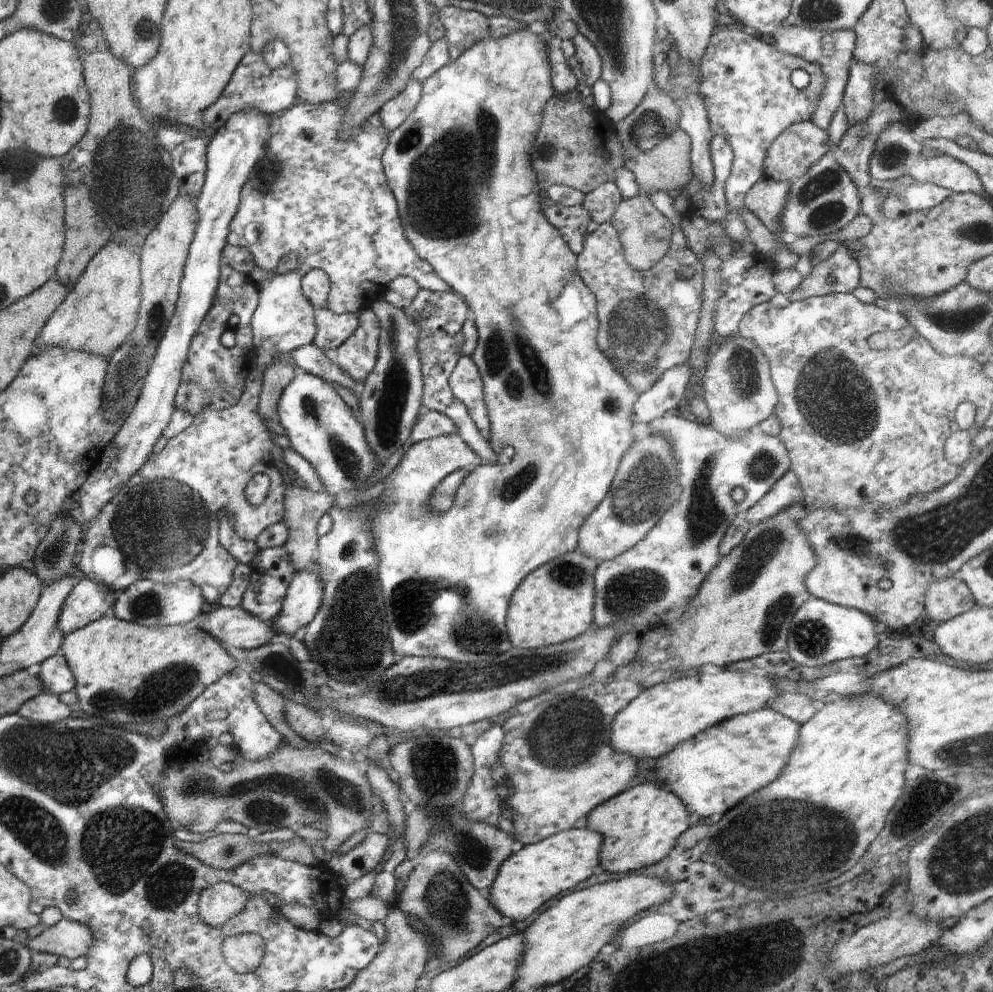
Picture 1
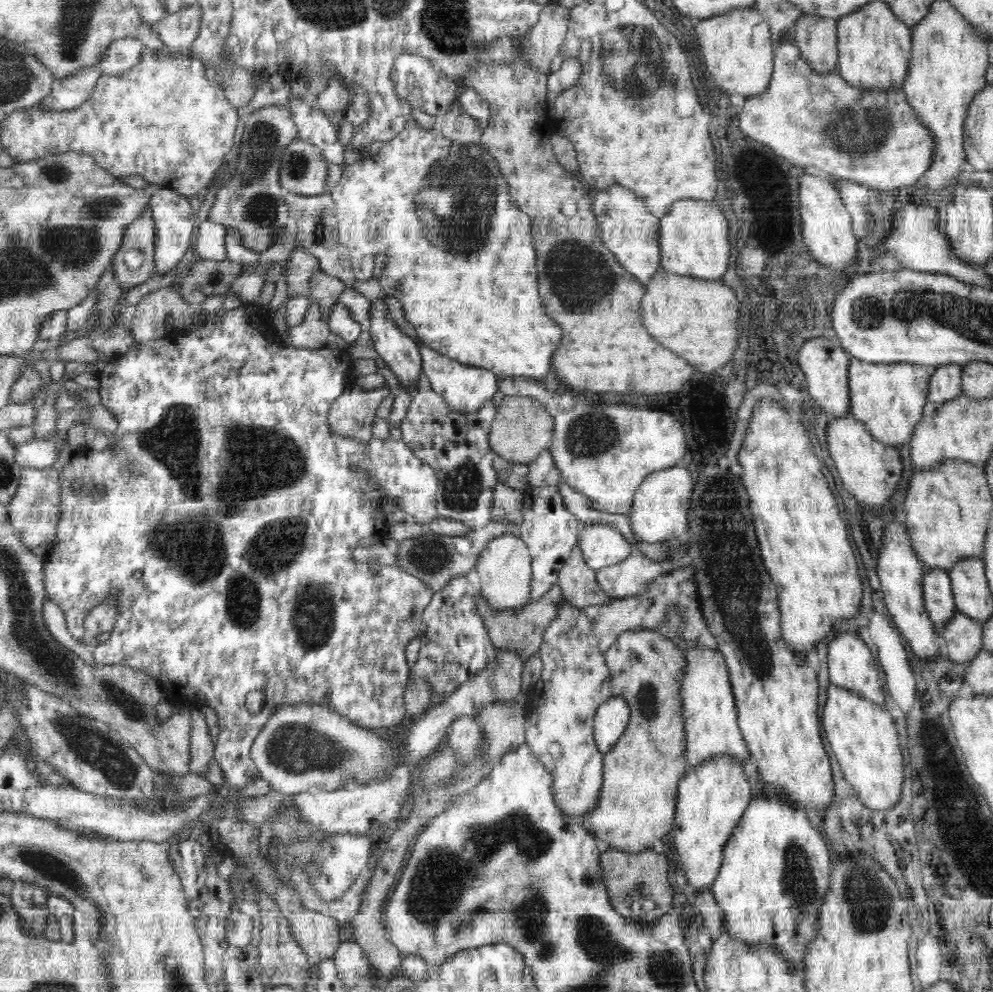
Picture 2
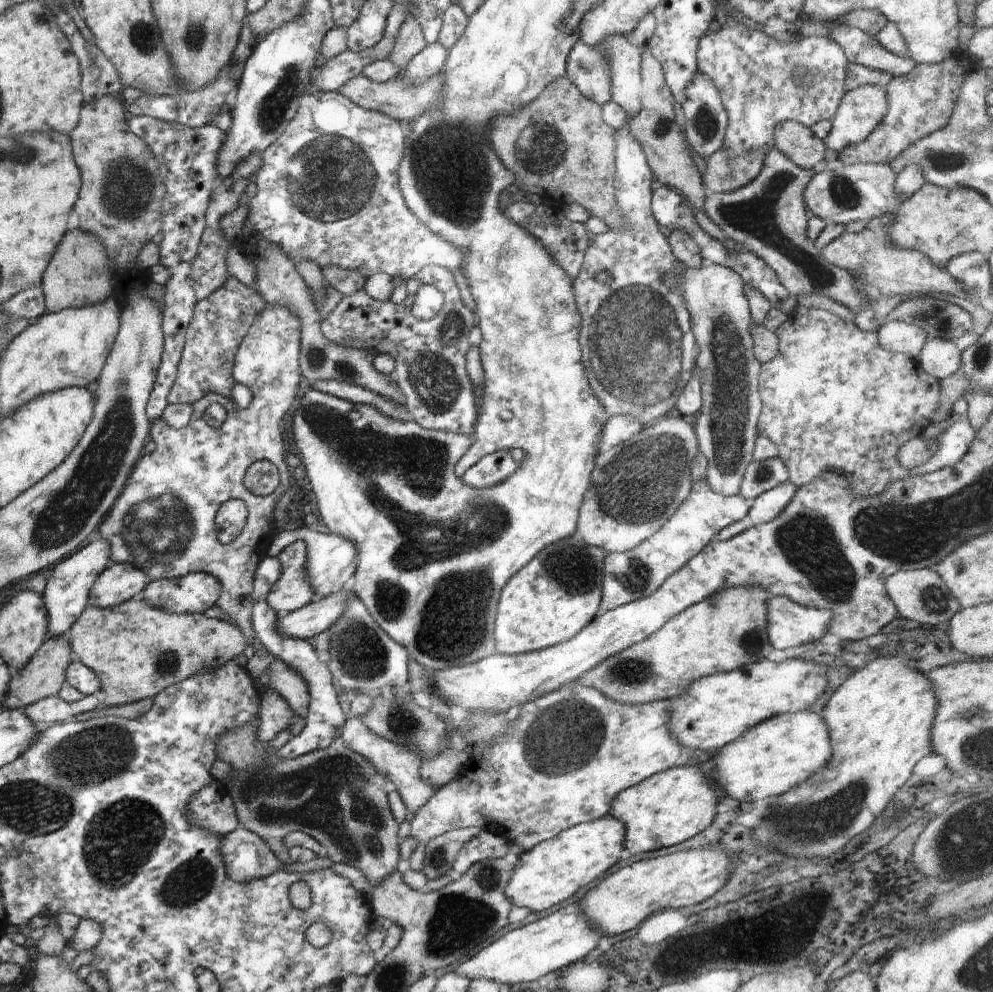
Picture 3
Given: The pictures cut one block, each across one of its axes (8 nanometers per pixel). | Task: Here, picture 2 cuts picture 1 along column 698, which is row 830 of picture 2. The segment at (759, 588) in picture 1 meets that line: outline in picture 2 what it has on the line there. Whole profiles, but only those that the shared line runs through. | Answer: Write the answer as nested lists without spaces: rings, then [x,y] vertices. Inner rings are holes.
[[[640,629],[640,630],[626,630],[618,636],[614,644],[604,654],[606,664],[608,665],[611,674],[611,687],[613,696],[621,696],[628,703],[630,707],[631,717],[620,740],[612,747],[610,752],[604,755],[603,777],[602,786],[600,787],[600,794],[597,798],[596,806],[589,810],[585,815],[577,817],[577,820],[584,824],[600,842],[604,849],[615,848],[616,850],[623,850],[624,852],[638,853],[644,850],[652,849],[654,842],[662,838],[664,834],[673,828],[673,818],[676,810],[676,801],[678,798],[677,790],[679,782],[682,780],[685,772],[688,770],[686,760],[686,745],[684,740],[684,721],[682,701],[680,696],[680,683],[679,680],[685,671],[686,661],[685,656],[675,644],[664,638],[661,634],[654,632],[653,629]]]

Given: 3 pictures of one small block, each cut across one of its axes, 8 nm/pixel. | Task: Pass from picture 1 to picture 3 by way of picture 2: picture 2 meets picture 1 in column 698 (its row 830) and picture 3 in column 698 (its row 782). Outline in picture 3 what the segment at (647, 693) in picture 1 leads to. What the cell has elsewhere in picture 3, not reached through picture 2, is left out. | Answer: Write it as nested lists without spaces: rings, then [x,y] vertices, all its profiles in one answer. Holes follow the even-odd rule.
[[[762,658],[730,672],[699,678],[674,700],[669,730],[691,752],[718,750],[763,720],[808,709],[828,684],[828,675],[822,675],[820,667],[800,658],[781,663]]]

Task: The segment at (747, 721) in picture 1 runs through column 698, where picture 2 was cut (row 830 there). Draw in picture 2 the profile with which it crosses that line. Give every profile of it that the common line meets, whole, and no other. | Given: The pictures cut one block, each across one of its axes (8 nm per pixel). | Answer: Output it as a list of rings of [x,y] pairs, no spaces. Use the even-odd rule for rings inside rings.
[[[770,792],[752,799],[724,846],[719,873],[711,884],[719,908],[724,911],[729,934],[743,944],[774,948],[790,961],[792,970],[802,975],[806,970],[804,957],[808,946],[816,938],[816,922],[830,882],[831,864],[831,851],[818,827],[807,819],[806,811]]]

